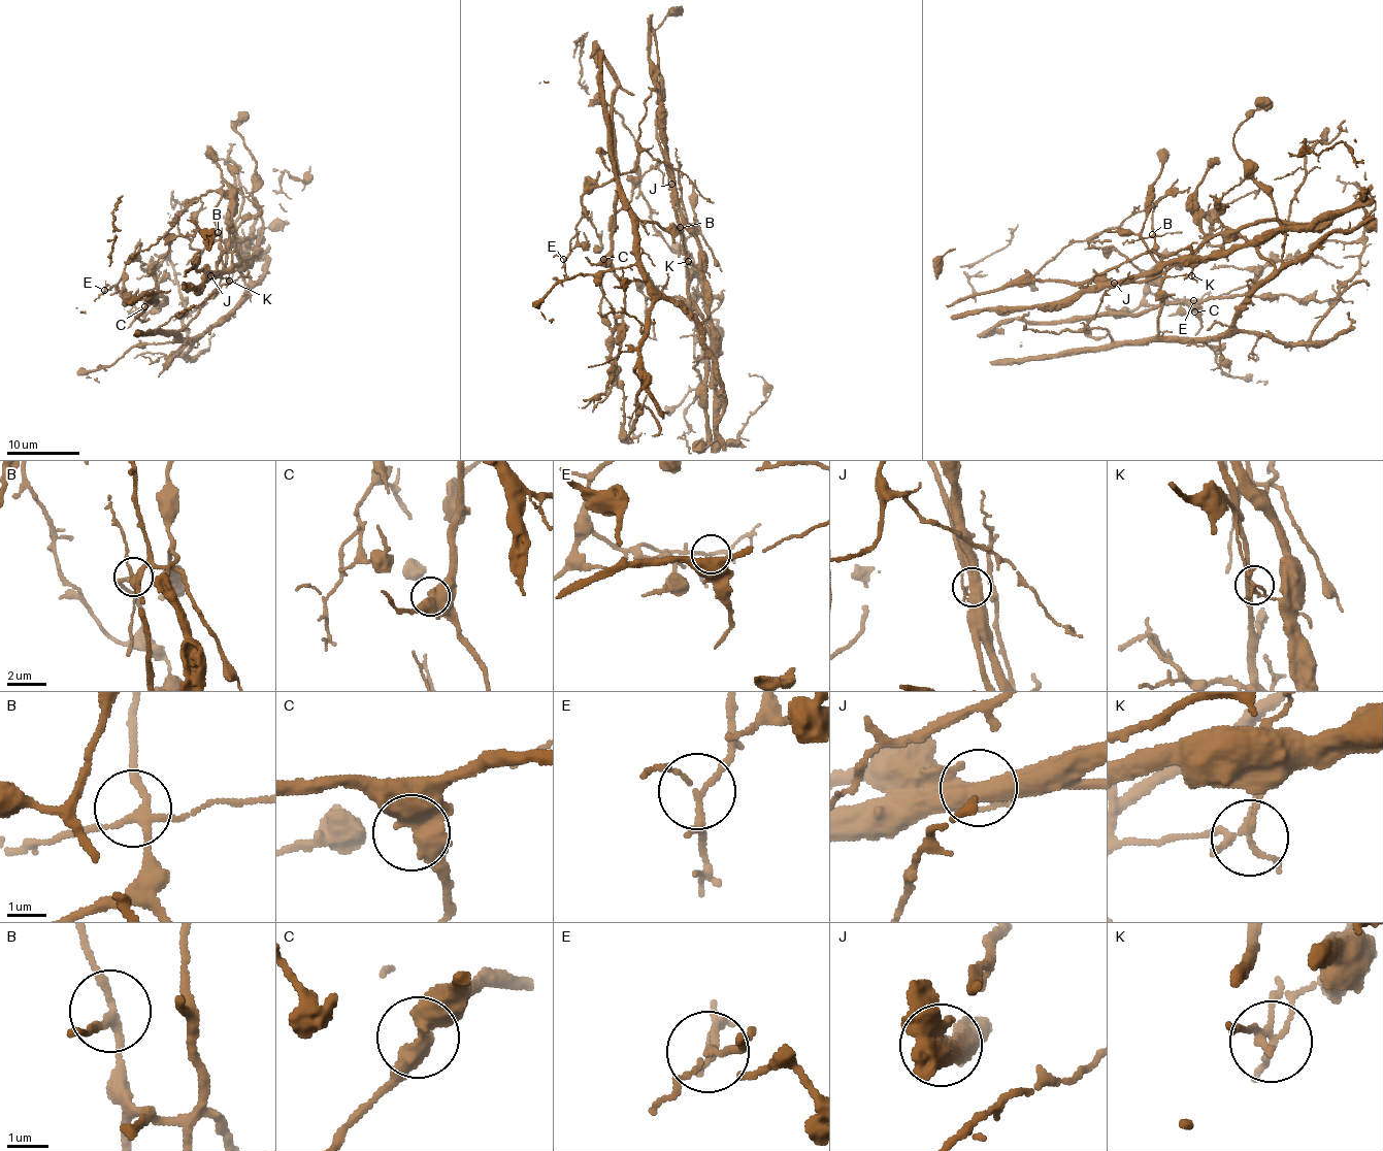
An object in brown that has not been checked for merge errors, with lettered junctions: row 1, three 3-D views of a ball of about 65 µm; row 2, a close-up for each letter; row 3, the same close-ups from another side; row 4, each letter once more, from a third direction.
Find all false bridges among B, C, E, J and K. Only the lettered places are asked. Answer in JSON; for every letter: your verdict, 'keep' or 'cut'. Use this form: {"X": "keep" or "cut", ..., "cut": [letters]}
{"B": "keep", "C": "keep", "E": "keep", "J": "cut", "K": "cut", "cut": ["J", "K"]}

